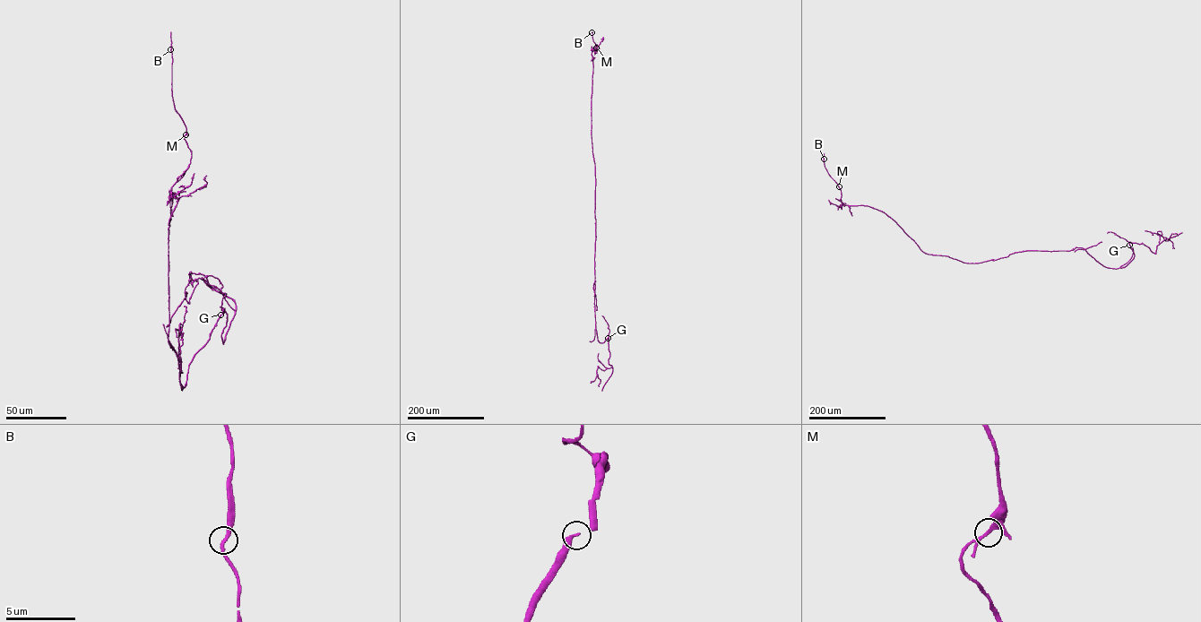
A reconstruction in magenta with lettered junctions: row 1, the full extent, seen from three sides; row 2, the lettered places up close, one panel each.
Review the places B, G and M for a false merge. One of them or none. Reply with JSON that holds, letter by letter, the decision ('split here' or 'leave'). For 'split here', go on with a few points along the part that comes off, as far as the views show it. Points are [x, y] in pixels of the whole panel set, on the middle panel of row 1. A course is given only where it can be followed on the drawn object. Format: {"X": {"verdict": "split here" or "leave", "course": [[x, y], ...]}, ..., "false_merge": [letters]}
{"B": {"verdict": "leave"}, "G": {"verdict": "leave"}, "M": {"verdict": "leave"}, "false_merge": []}

